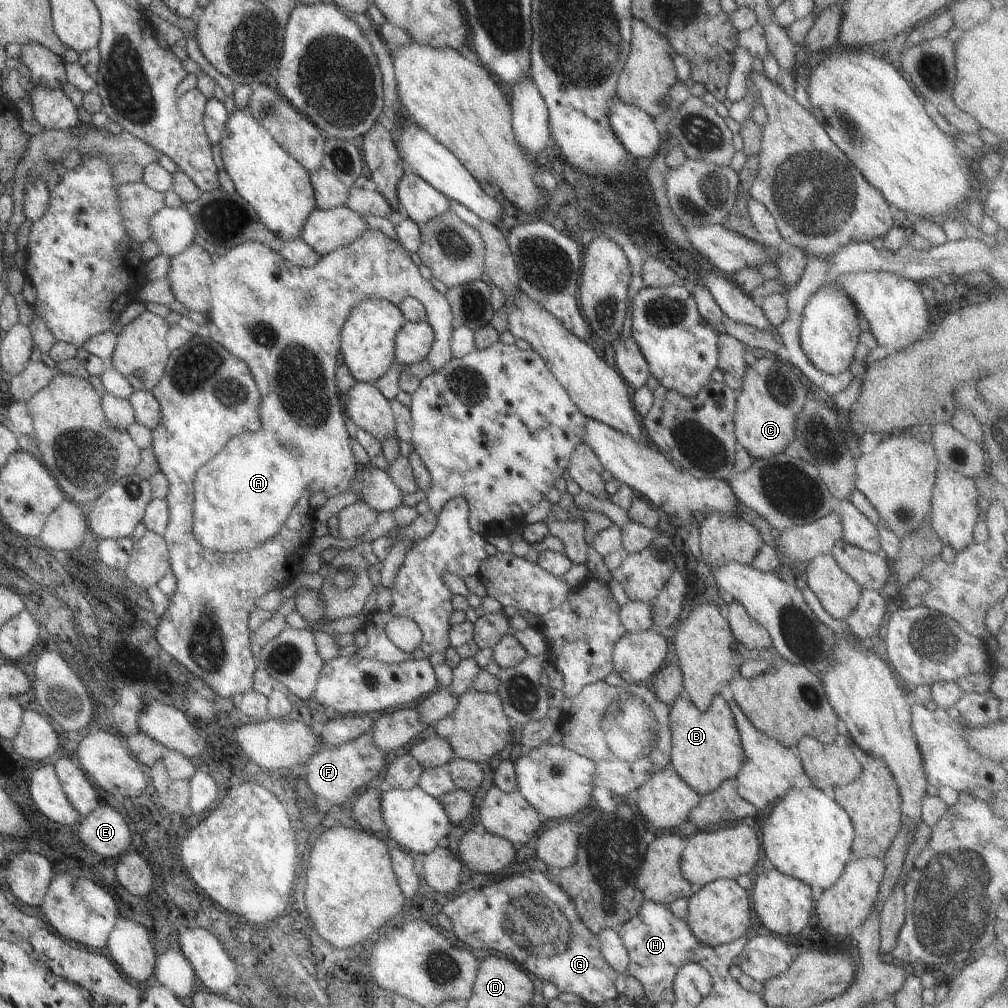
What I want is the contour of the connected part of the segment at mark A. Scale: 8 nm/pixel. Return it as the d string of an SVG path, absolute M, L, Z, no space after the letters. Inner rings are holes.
M367 229L357 239L350 242L348 245L336 248L334 251L324 254L319 262L316 262L310 267L296 267L283 260L282 256L278 255L273 246L267 246L255 241L245 241L229 247L225 254L221 254L217 259L207 267L206 283L208 288L208 314L209 320L213 326L219 330L221 342L219 344L235 355L237 359L242 360L248 367L254 383L256 384L258 393L260 394L260 429L253 432L242 432L241 435L235 435L230 438L205 464L202 464L196 471L192 480L192 491L194 496L193 501L193 520L192 520L192 535L200 545L212 551L228 553L233 551L242 551L243 549L252 549L258 547L262 542L269 540L285 522L285 519L290 515L291 509L298 502L300 497L308 491L309 493L322 491L327 499L335 496L340 492L347 492L350 488L351 479L358 466L353 453L349 447L349 434L345 429L345 418L342 412L341 394L339 394L334 383L334 374L337 368L337 353L340 352L340 328L345 322L349 311L357 303L361 303L365 299L383 299L391 304L397 306L402 302L403 298L411 297L418 300L425 311L425 321L430 324L433 331L433 340L430 344L430 349L425 355L425 360L437 370L442 367L452 357L450 351L449 339L452 334L452 310L447 302L447 299L440 294L429 281L423 279L419 275L417 266L409 259L407 251L398 243L397 239L385 236L379 230Z

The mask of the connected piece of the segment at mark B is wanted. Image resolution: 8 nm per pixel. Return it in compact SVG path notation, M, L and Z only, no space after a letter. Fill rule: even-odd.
M717 694L707 707L701 712L685 696L679 695L670 705L668 712L668 727L670 728L670 762L669 766L679 775L679 778L695 791L699 796L714 791L721 783L737 774L741 763L744 761L744 750L740 743L738 732L733 720L733 715L727 706L727 702Z

